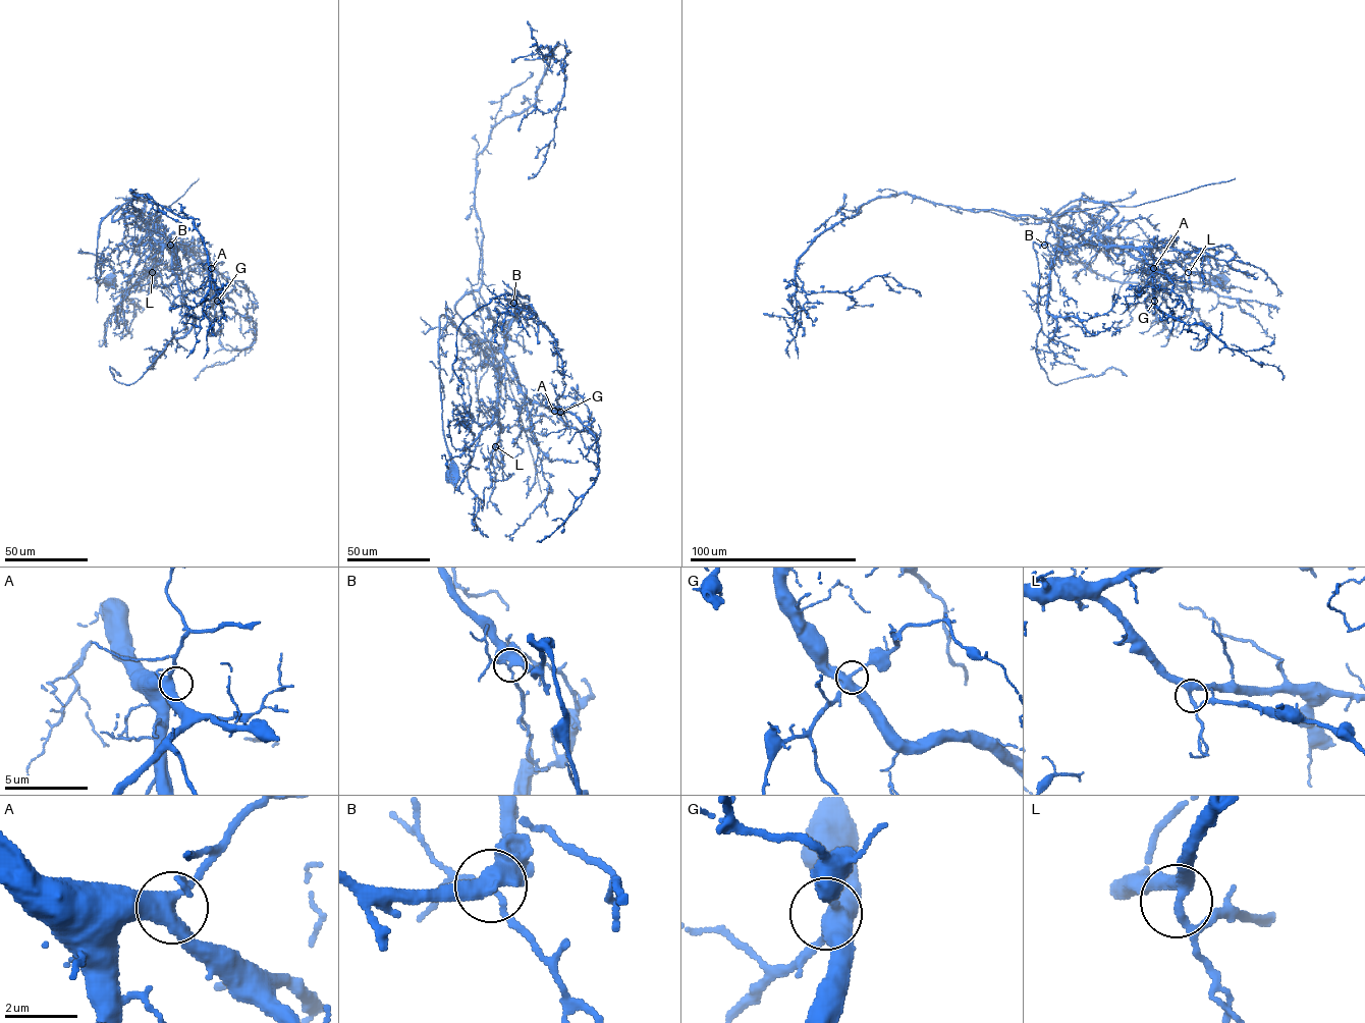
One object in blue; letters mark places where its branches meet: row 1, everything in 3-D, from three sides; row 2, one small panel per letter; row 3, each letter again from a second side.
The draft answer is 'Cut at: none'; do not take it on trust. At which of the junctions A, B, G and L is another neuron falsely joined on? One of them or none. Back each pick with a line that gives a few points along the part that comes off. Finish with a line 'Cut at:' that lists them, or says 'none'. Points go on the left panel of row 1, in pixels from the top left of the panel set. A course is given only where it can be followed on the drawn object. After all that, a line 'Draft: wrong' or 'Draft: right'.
B: foreign part runs (171, 245), (175, 244), (181, 270), (186, 323), (140, 378), (127, 384), (118, 382), (109, 369), (121, 376)
Cut at: B
Draft: wrong

